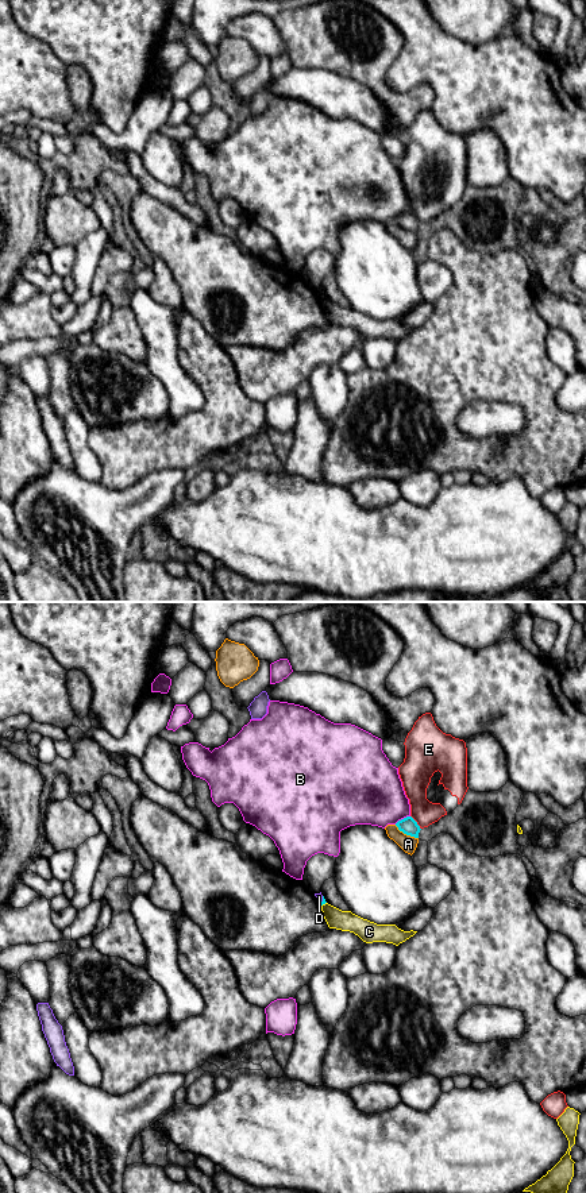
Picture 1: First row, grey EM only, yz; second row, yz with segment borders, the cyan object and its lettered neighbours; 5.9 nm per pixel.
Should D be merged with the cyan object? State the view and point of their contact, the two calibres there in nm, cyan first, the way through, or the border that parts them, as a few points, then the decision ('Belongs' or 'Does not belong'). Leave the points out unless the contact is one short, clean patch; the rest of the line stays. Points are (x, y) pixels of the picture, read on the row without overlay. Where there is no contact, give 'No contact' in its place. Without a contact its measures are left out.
Touches cyan at yz (323, 296). Thickness 20 nm (cyan) against 40 nm. Boundary: yz (323, 292), (320, 298). Does not belong

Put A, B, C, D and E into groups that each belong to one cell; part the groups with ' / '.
A / B / C / D / E

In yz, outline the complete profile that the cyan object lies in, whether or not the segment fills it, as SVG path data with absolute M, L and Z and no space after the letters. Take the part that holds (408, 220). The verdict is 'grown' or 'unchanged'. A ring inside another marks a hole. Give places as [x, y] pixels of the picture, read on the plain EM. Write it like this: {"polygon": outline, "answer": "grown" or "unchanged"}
{"polygon": "M406 212L396 219L400 227L402 227L406 231L419 233L420 221L412 212Z", "answer": "unchanged"}

